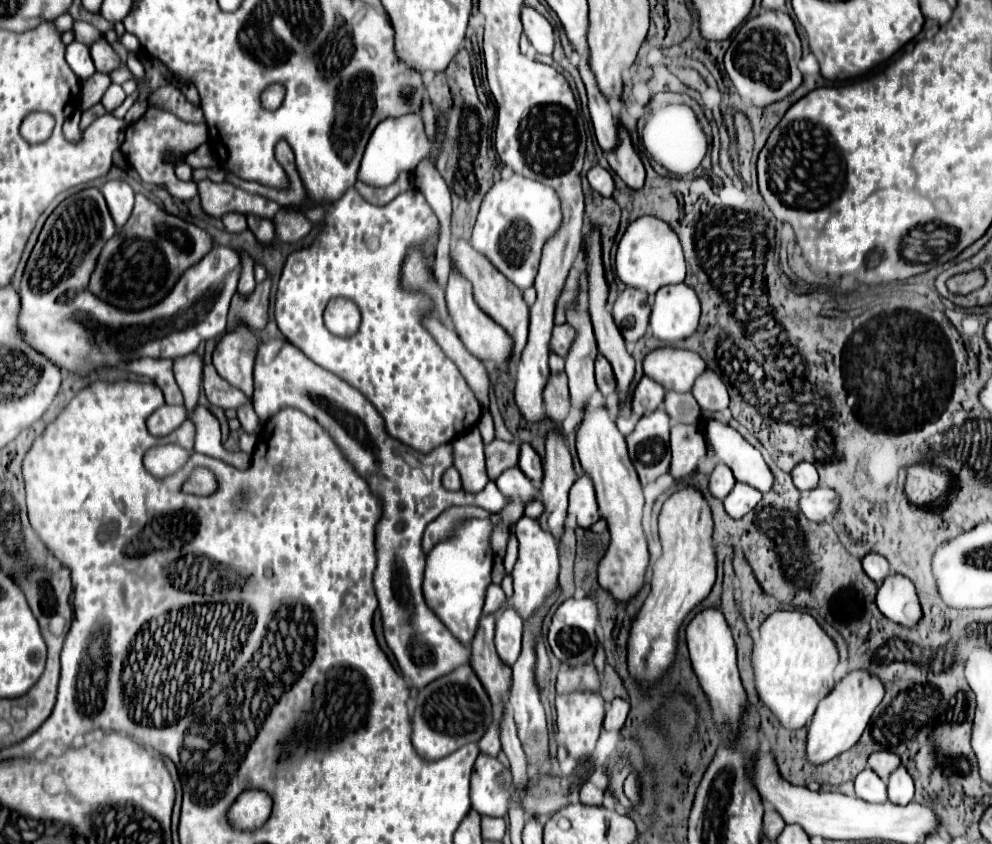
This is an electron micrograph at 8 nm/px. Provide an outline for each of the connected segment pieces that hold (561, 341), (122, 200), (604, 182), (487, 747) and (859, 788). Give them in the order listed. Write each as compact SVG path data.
M570 324L554 326L554 334L552 334L552 342L550 342L552 350L556 354L560 354L562 358L566 358L566 354L570 352L570 346L574 342L574 336L576 336L576 332L574 332L574 328Z
M110 180L106 182L100 192L104 194L106 202L108 202L108 208L110 208L110 214L114 218L114 224L116 228L120 230L130 212L132 212L132 206L134 206L134 190L130 188L128 182L122 182L122 180Z
M594 166L590 172L588 172L588 182L590 186L600 192L602 196L612 196L614 194L614 180L610 176L608 170L604 170L602 166Z
M494 722L488 732L484 734L484 738L478 742L478 750L488 754L488 756L498 756L498 752L502 750L500 746L500 738L498 738L498 722Z
M864 768L856 776L856 796L866 802L886 802L886 782L872 772L872 768Z

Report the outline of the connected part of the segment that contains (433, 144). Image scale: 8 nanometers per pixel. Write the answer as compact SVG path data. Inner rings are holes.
M404 114L398 118L382 120L368 140L368 146L366 146L366 152L364 152L360 170L358 170L358 180L368 186L382 188L382 186L390 186L392 182L396 182L402 172L414 172L416 166L426 158L430 158L436 164L440 150L442 150L446 130L448 130L448 120L442 116L436 118L434 140L426 136L424 120L420 118L420 114Z

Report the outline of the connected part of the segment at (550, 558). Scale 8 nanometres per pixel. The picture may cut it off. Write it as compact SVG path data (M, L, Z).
M522 516L516 522L516 538L518 538L518 560L512 570L512 578L514 578L512 606L520 612L524 620L528 620L532 612L536 612L542 606L546 596L556 588L558 548L556 548L556 538L548 534L546 530L542 530L538 520L528 518L528 516Z

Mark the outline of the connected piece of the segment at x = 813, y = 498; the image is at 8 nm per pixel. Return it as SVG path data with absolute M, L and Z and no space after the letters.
M818 486L812 492L802 492L800 508L802 508L804 516L808 516L808 520L822 522L828 516L834 516L838 512L838 508L840 508L840 496L832 488Z

